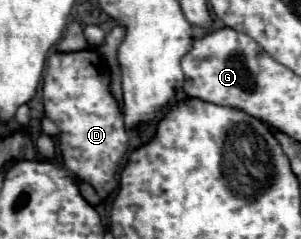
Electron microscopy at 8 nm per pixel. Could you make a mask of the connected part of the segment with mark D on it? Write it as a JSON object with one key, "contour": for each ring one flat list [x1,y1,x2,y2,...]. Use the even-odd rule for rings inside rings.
{"contour":[[80,50,80,52,52,52,46,62,44,86,42,86,42,102,46,116,58,124,60,136,58,144,62,150,62,158,66,168,78,176,80,180,88,182,100,198,106,198,116,188,116,170,120,160,128,150,128,132,124,128,124,116,110,92,110,72,106,60,96,50]]}

